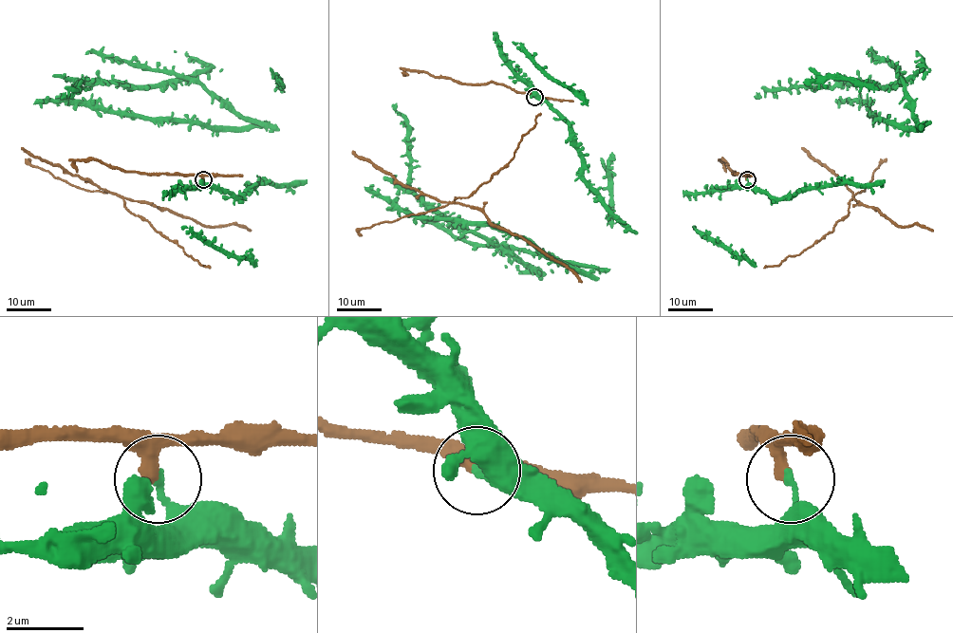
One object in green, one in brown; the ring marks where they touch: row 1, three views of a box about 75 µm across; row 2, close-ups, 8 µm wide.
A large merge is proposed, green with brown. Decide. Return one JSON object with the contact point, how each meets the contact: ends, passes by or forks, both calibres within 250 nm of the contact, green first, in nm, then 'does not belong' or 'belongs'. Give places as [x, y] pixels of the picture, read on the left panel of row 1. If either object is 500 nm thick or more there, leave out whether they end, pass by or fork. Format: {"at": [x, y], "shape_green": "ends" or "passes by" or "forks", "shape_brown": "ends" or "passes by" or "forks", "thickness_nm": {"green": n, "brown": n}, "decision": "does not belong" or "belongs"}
{"at": [203, 179], "shape_green": "ends", "shape_brown": "passes by", "thickness_nm": {"green": 200, "brown": 280}, "decision": "does not belong"}

